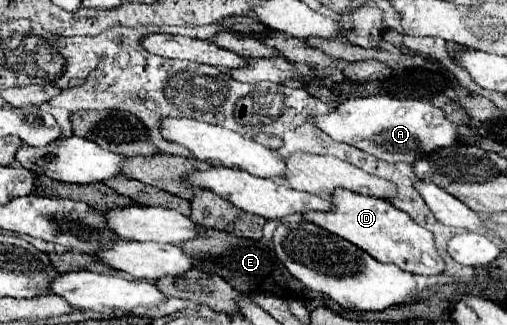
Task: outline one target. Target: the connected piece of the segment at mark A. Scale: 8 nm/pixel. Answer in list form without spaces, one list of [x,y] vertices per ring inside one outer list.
[[[353,97],[339,103],[331,113],[315,117],[313,123],[339,143],[355,145],[357,149],[389,161],[389,163],[415,163],[423,155],[459,143],[457,127],[445,119],[445,113],[419,99],[395,99],[395,97]]]

